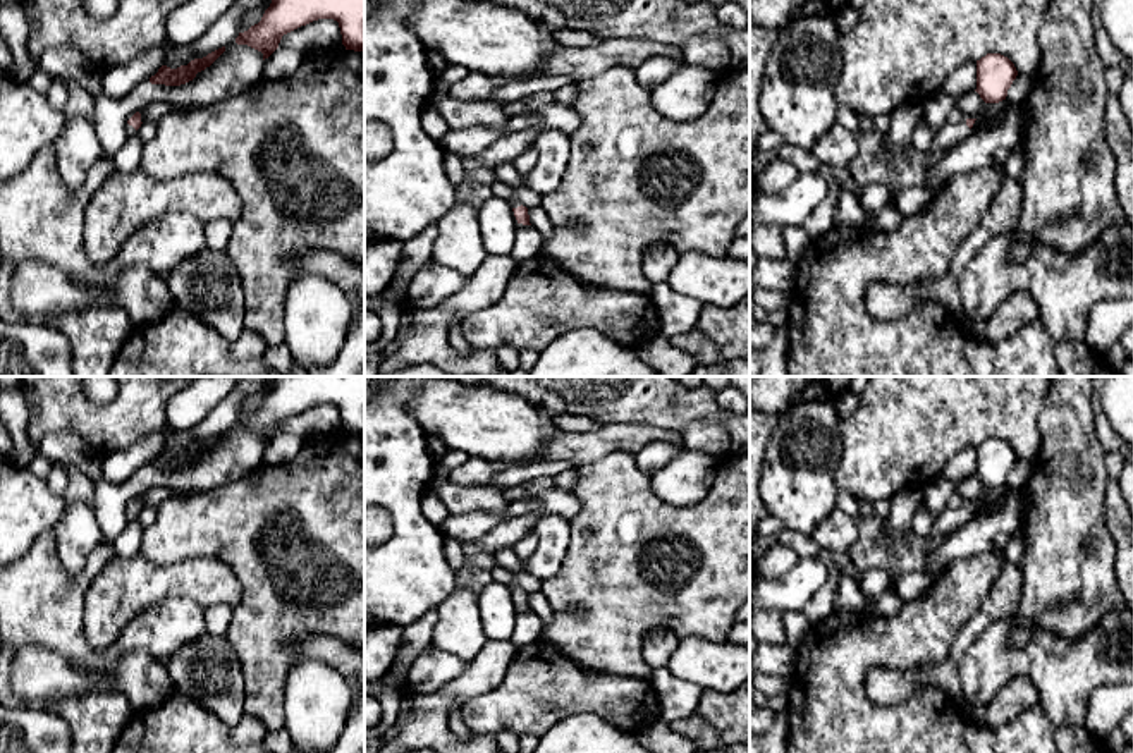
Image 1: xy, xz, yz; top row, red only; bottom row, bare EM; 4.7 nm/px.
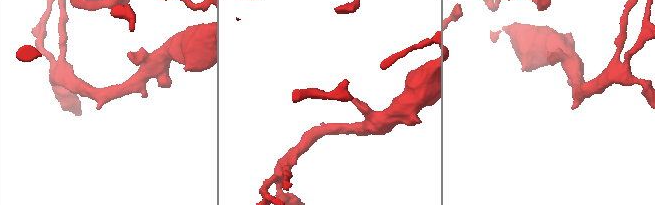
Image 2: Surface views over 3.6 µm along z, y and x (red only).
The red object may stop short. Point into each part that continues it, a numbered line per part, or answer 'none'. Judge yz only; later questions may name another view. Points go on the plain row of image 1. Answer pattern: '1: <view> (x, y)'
1: yz (948, 521)

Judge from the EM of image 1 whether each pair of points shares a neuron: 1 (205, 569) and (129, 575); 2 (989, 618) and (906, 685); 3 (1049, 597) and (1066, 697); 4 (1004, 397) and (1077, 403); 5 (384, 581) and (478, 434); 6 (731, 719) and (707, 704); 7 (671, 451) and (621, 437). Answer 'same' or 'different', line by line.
1: same
2: same
3: different
4: different
5: different
6: same
7: different

